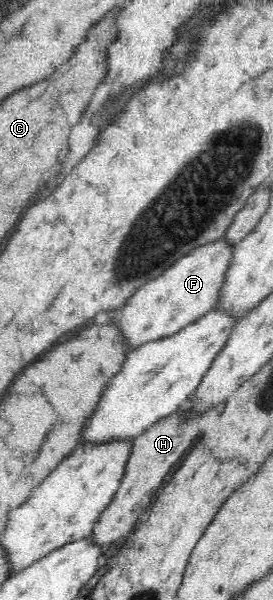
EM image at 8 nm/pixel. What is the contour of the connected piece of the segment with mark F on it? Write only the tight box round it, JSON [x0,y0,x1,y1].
[112,236,234,349]

